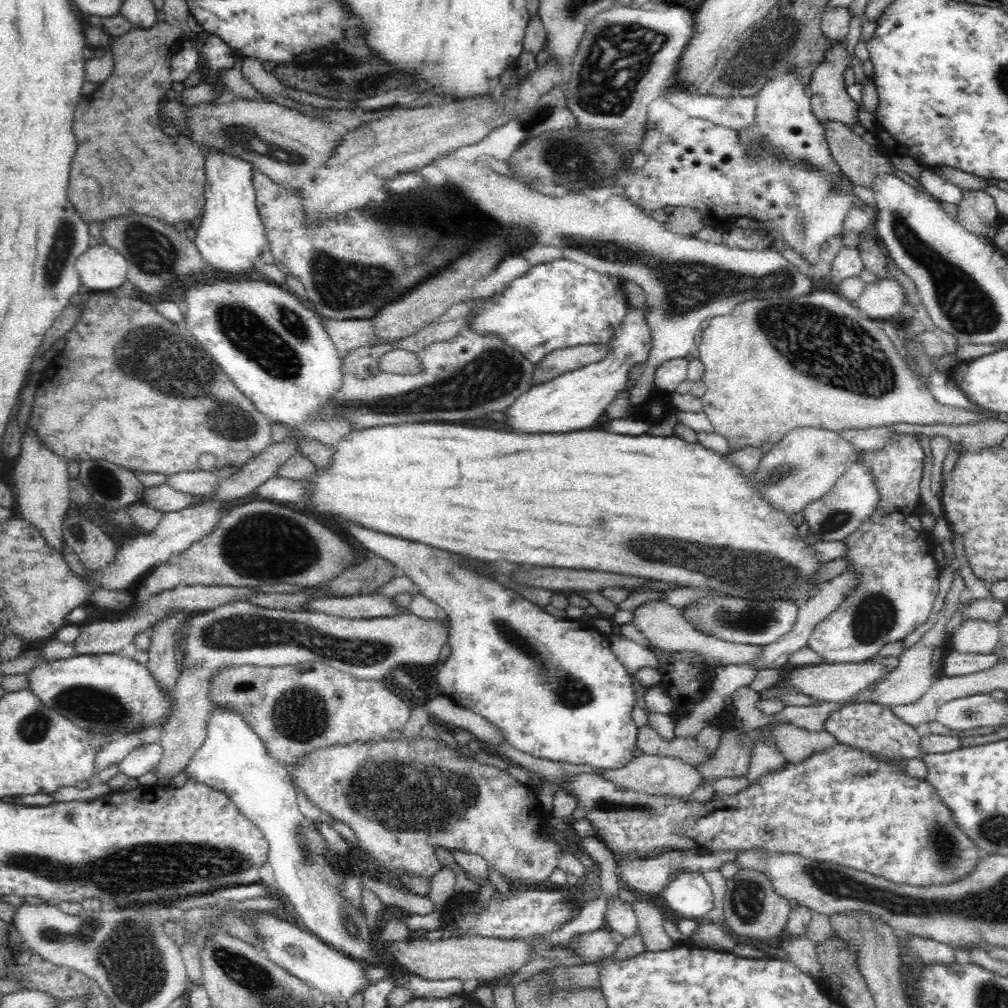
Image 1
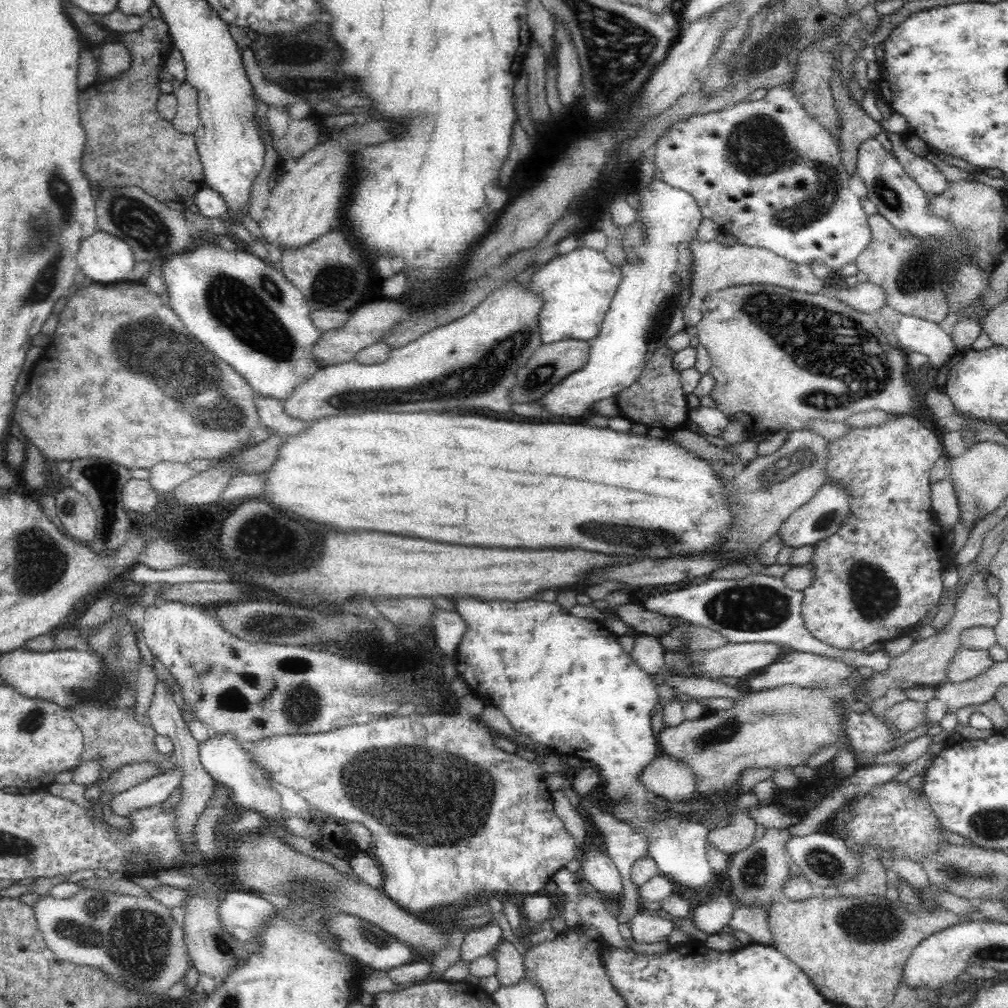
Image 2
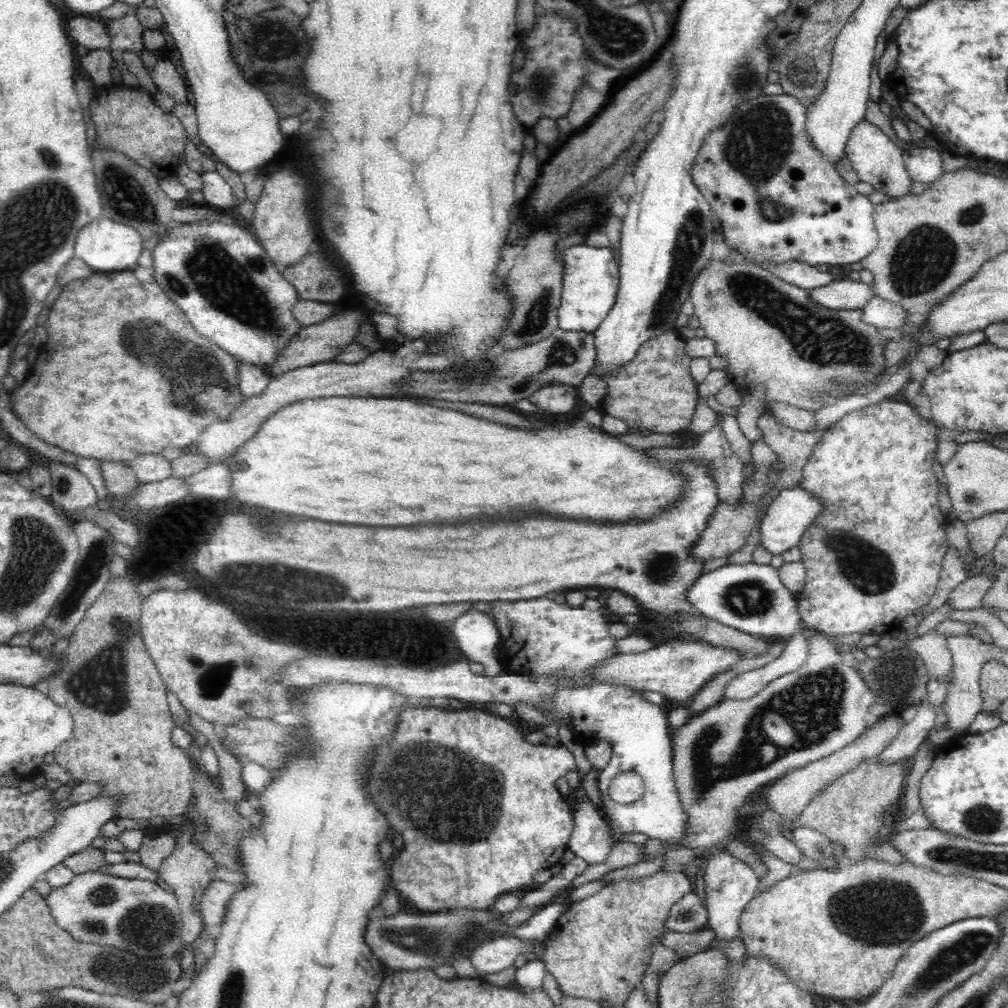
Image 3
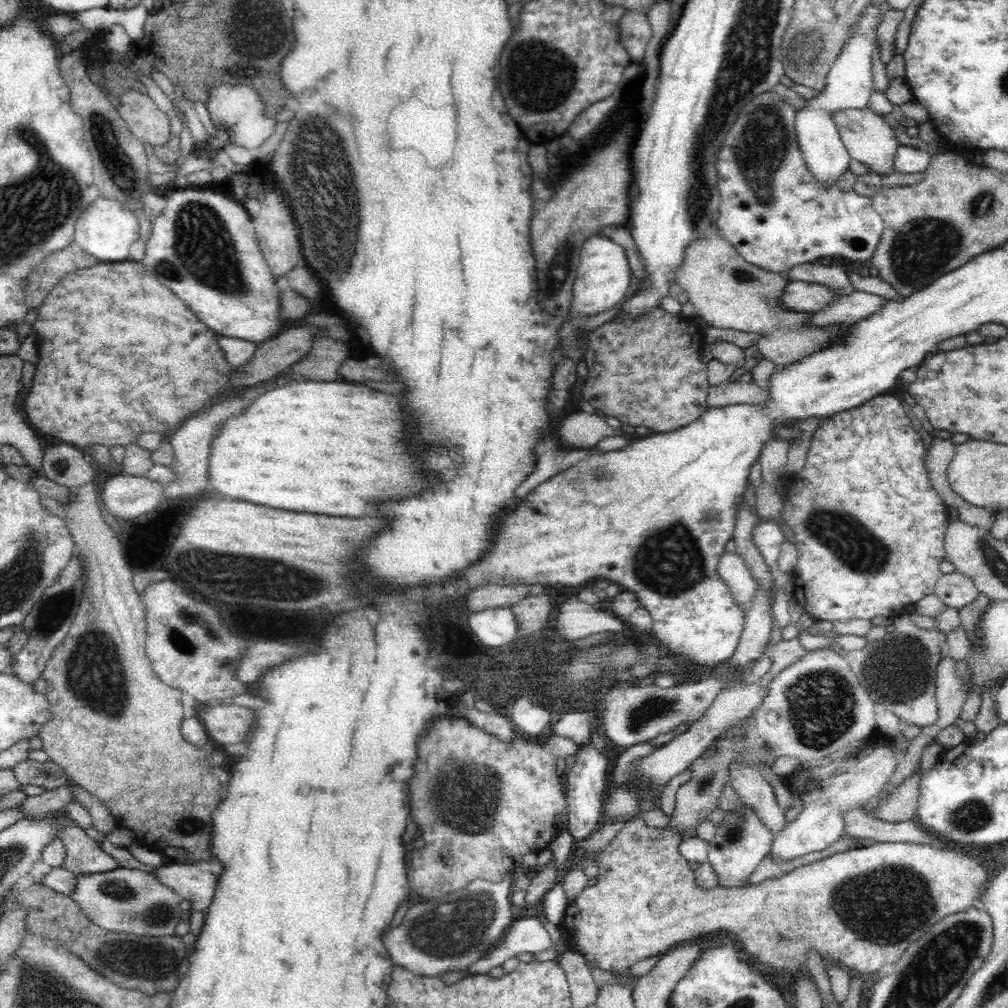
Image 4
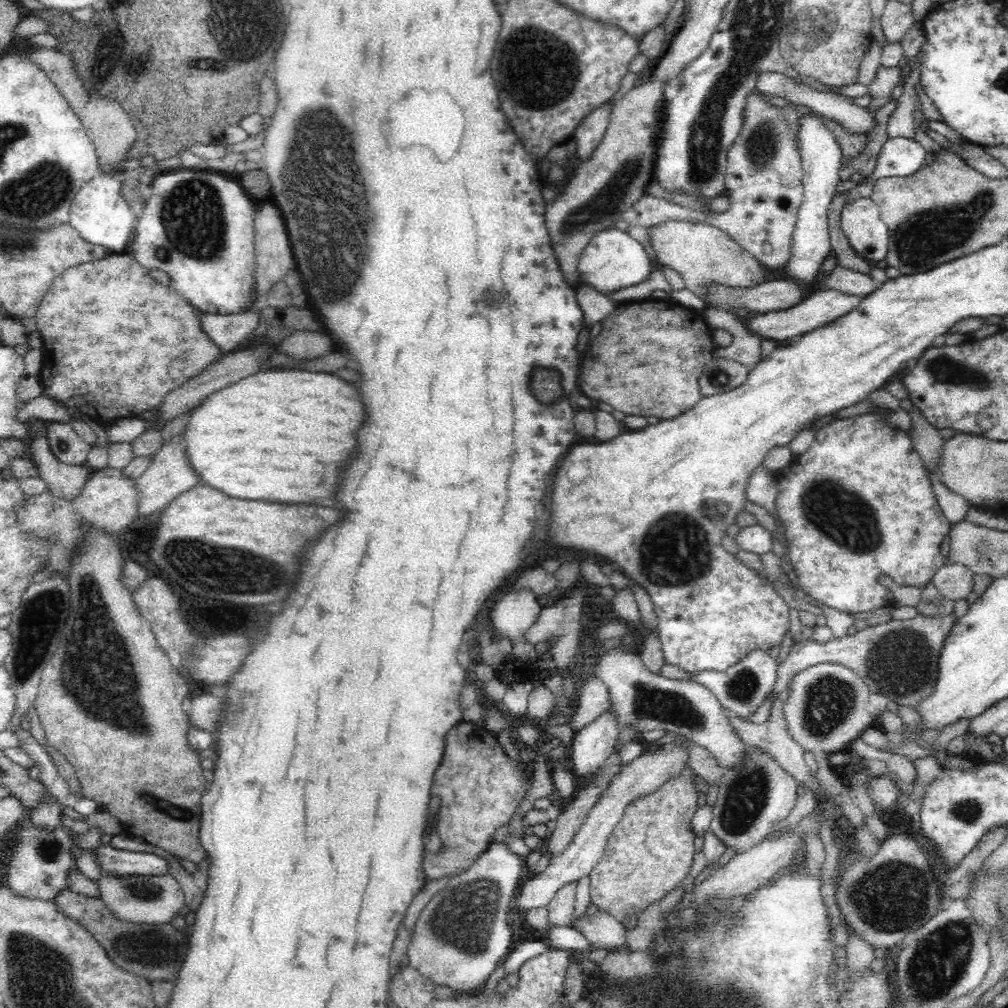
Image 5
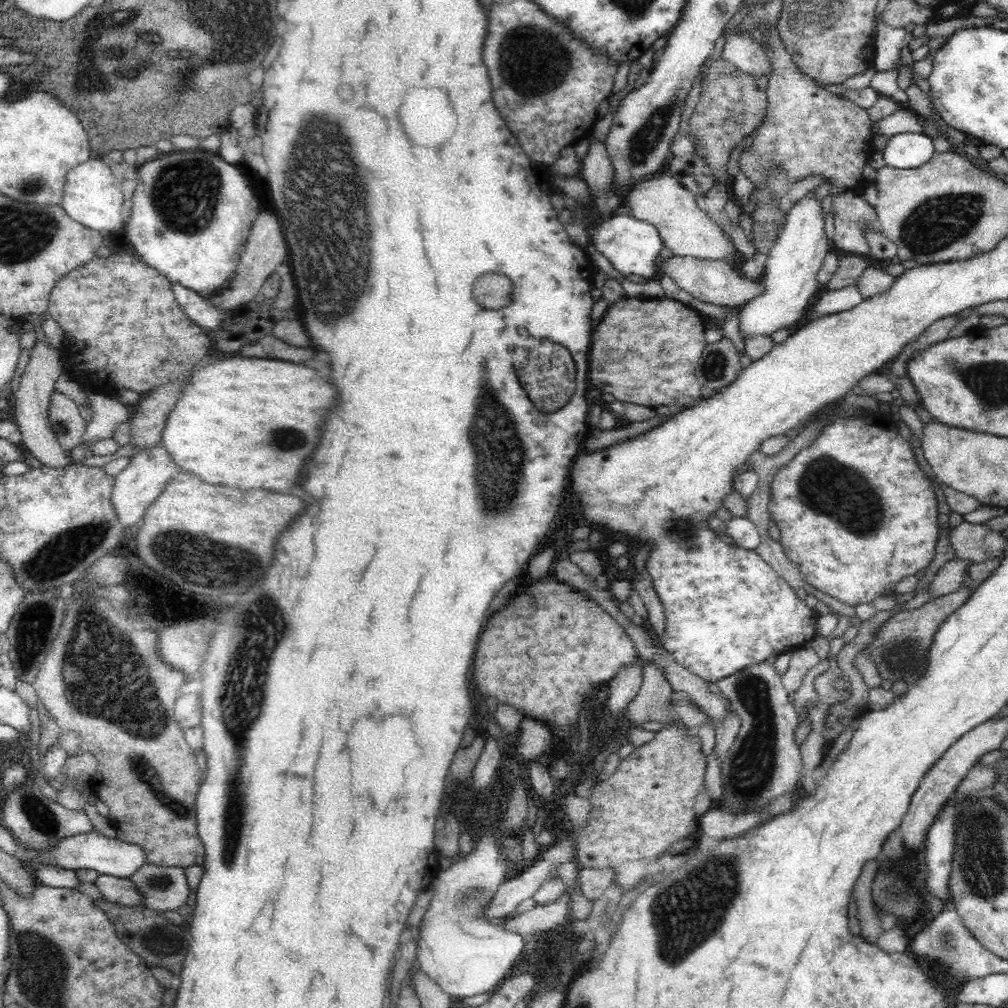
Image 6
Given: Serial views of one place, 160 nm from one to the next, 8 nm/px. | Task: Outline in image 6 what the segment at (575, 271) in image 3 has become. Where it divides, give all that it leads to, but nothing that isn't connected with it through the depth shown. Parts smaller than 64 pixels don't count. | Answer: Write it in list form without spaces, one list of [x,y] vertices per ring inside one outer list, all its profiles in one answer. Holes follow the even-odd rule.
[[[619,211],[605,217],[604,222],[600,226],[592,228],[588,235],[590,244],[594,249],[603,257],[606,257],[614,271],[620,273],[621,276],[640,276],[648,282],[659,282],[661,284],[659,263],[660,252],[664,247],[661,236],[654,225],[640,221],[634,216],[630,217],[626,212]]]

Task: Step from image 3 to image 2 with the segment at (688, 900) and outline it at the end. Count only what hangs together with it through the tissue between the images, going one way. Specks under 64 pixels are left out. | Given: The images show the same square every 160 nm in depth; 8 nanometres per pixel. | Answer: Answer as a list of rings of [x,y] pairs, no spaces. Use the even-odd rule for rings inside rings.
[[[648,911],[637,913],[631,918],[632,940],[638,944],[654,944],[666,941],[672,926],[673,920],[666,920],[666,918]]]

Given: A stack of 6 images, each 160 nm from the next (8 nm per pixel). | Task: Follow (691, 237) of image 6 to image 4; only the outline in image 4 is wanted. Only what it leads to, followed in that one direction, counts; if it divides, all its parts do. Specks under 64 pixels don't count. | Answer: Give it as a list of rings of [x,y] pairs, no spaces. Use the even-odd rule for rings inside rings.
[[[719,234],[708,238],[696,239],[684,253],[684,264],[674,274],[676,283],[686,292],[689,302],[696,309],[696,317],[703,326],[732,329],[742,333],[754,333],[754,344],[761,353],[762,359],[784,372],[788,365],[799,363],[807,356],[824,350],[829,344],[845,339],[851,327],[848,322],[840,324],[812,324],[814,313],[792,312],[782,305],[781,294],[790,284],[786,274],[772,273],[744,261],[744,258]]]

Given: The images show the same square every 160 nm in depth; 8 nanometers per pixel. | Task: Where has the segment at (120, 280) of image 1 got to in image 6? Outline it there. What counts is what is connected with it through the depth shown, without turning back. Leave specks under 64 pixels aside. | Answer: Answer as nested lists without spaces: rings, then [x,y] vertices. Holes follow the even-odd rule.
[[[88,160],[80,162],[69,170],[62,206],[64,210],[68,210],[68,214],[72,214],[72,218],[76,218],[76,222],[80,225],[104,234],[109,241],[122,239],[126,228],[124,209],[127,203],[124,201],[120,183],[104,162]]]

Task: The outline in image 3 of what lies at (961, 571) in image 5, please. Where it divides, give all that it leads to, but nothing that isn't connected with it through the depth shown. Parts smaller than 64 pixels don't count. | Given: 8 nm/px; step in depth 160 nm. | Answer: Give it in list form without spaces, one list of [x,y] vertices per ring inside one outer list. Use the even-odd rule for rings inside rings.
[[[983,572],[975,577],[967,578],[949,594],[947,602],[955,610],[979,608],[983,596],[995,581],[993,573]]]

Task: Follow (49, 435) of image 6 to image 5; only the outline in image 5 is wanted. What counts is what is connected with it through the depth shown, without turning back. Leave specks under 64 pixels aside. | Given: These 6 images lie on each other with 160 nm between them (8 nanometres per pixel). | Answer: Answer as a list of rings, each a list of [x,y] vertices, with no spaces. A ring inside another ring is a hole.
[[[32,422],[30,436],[32,440],[26,452],[30,452],[31,460],[34,460],[33,463],[38,469],[39,478],[46,483],[50,492],[55,497],[64,498],[70,502],[79,497],[80,490],[90,476],[88,471],[80,465],[64,465],[52,455],[46,439],[44,422]]]

